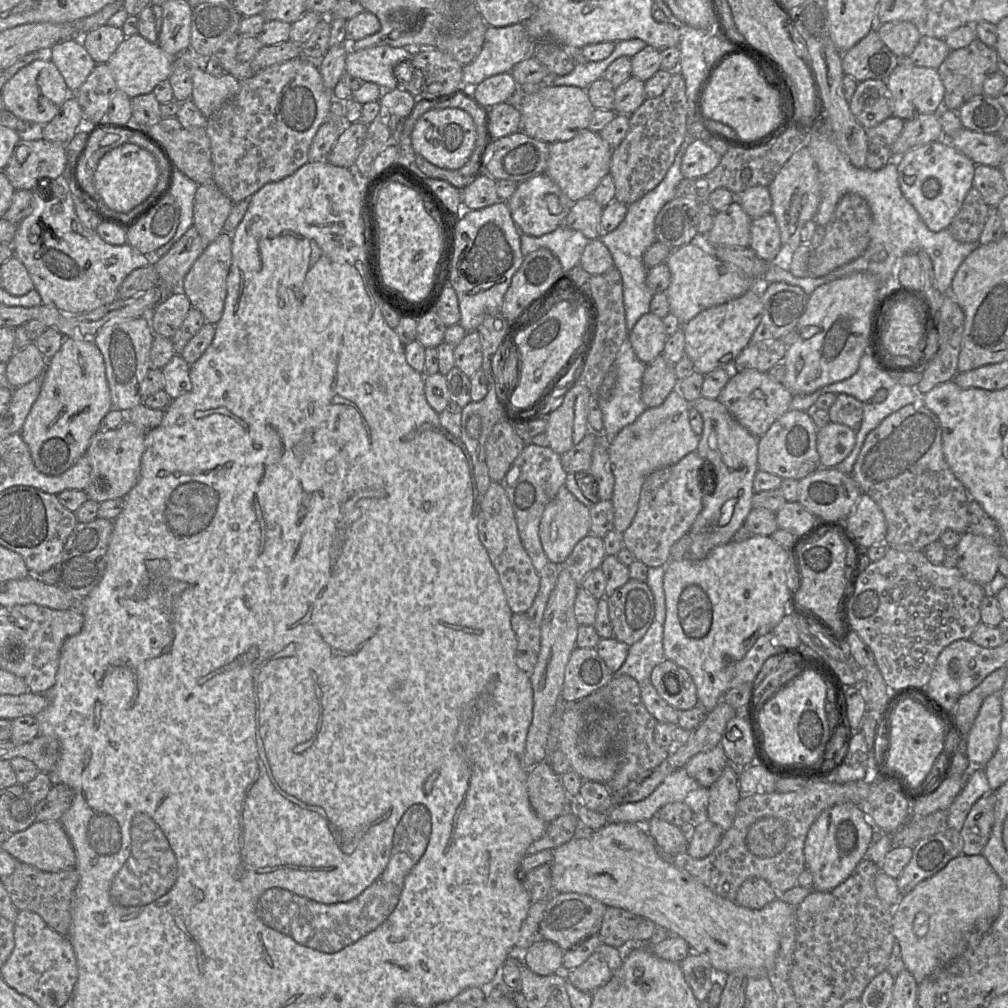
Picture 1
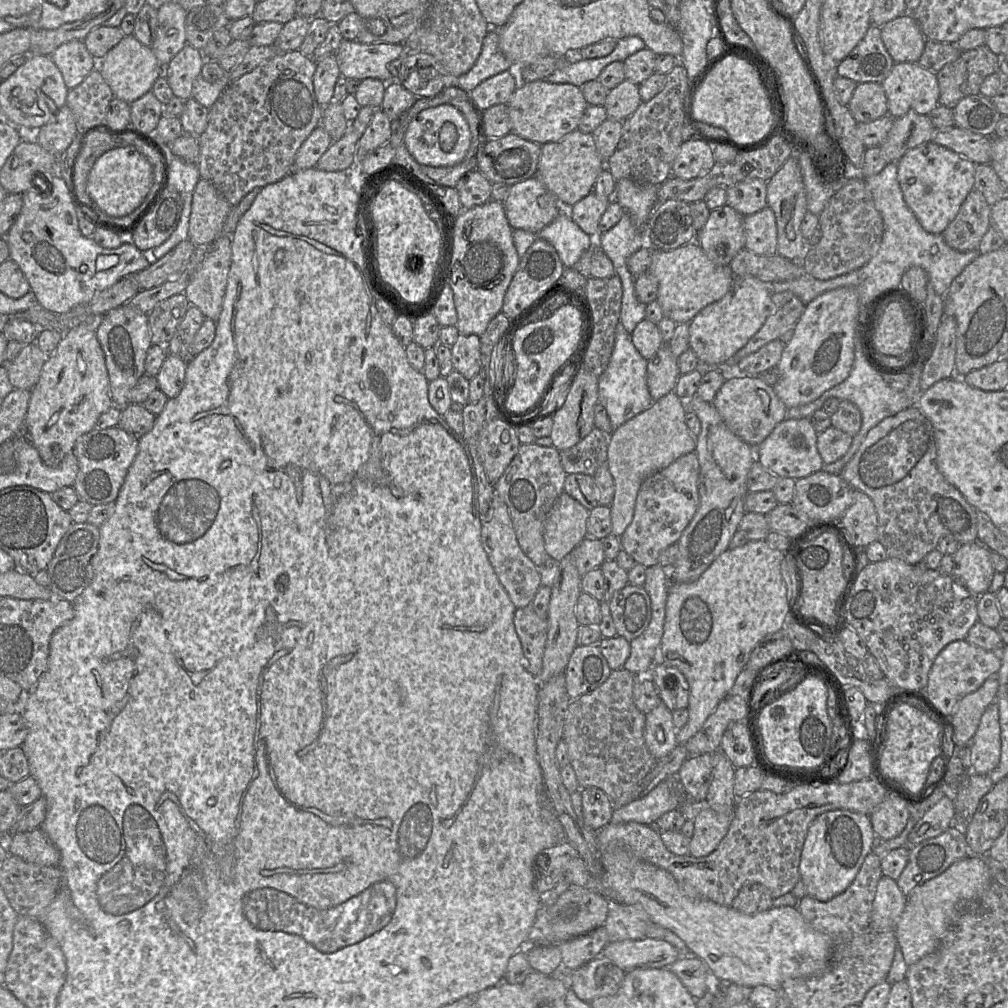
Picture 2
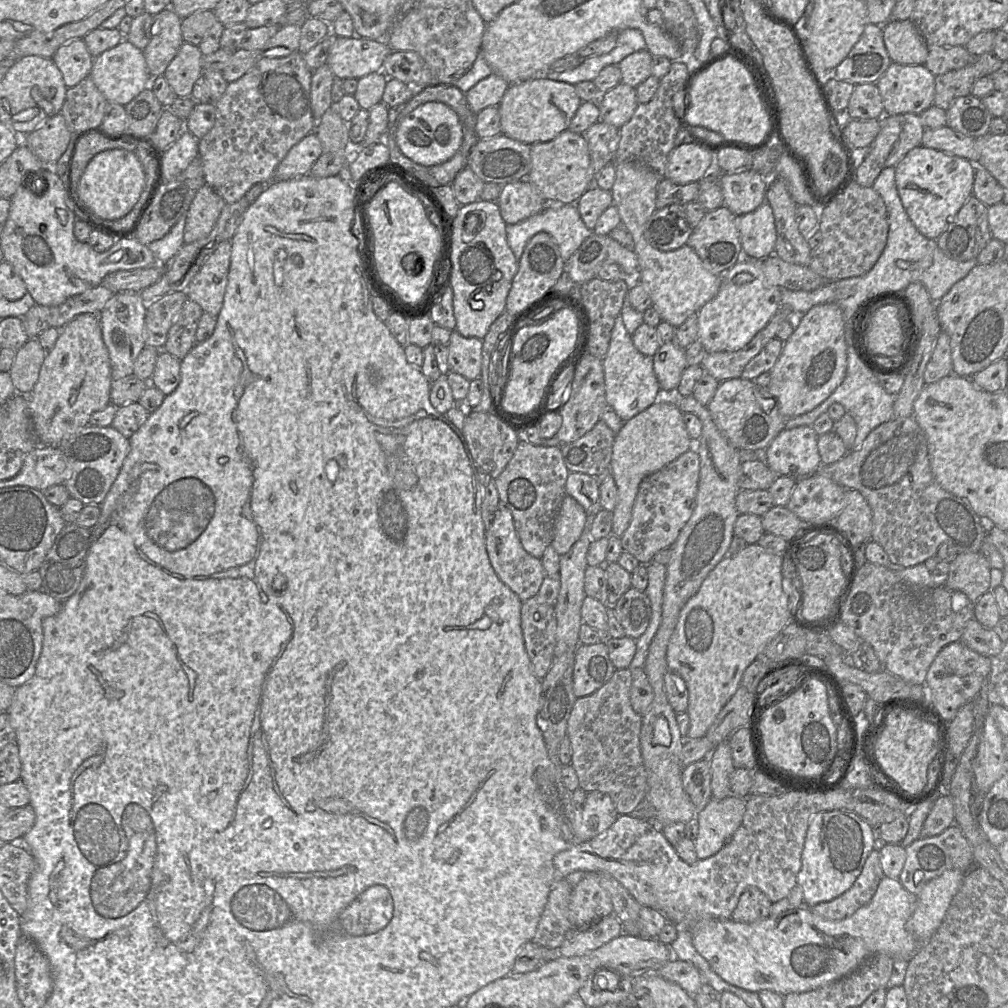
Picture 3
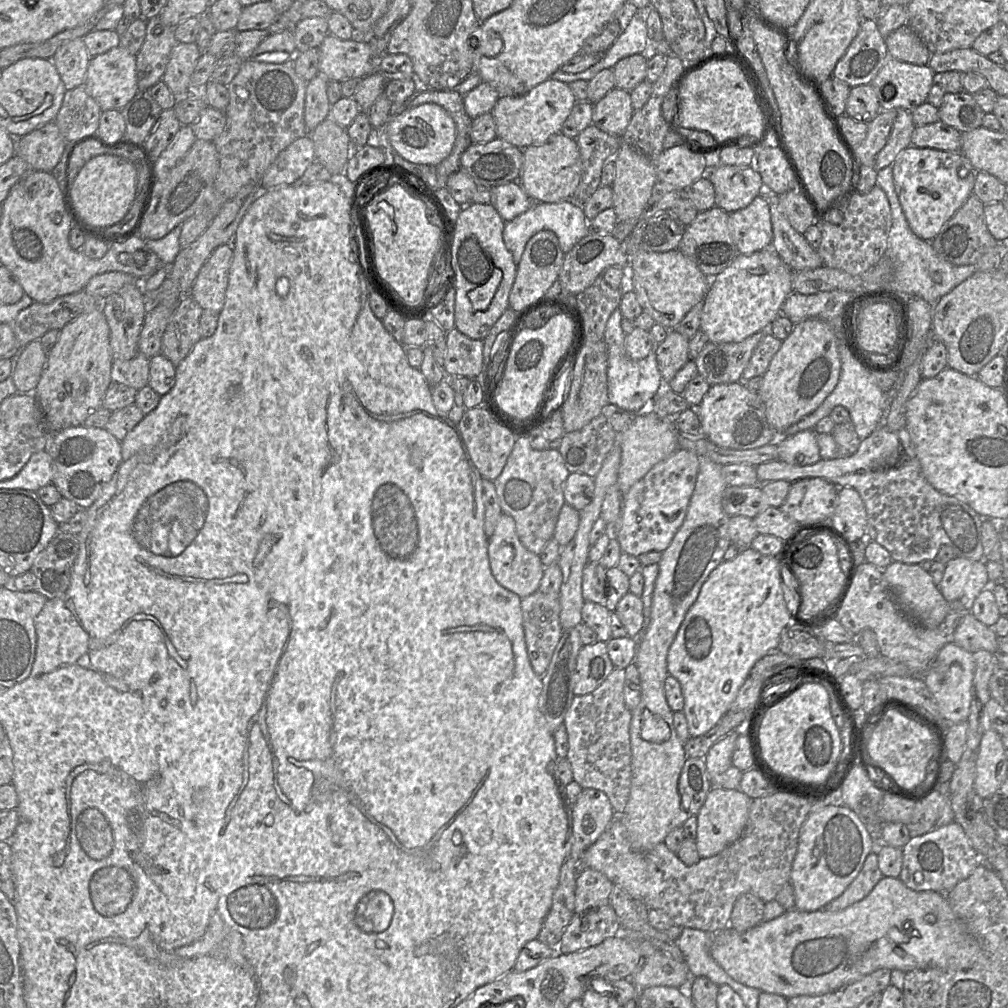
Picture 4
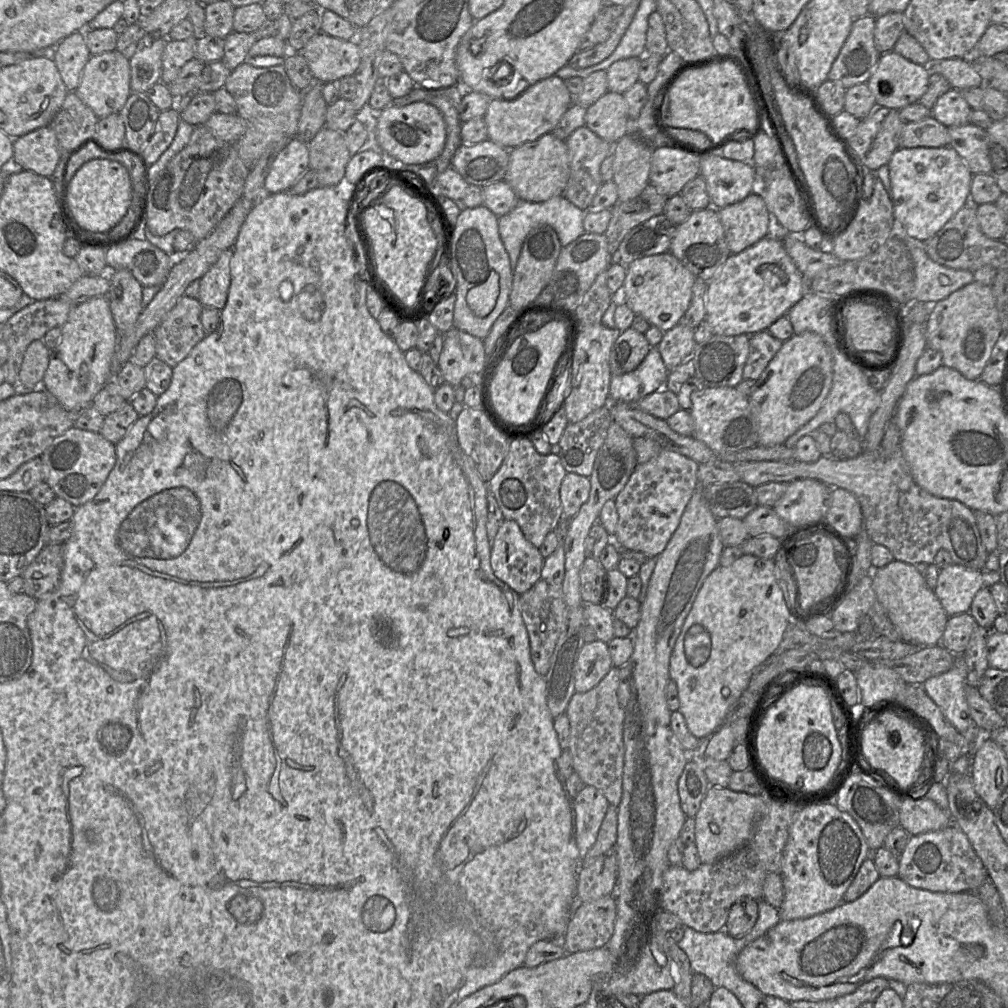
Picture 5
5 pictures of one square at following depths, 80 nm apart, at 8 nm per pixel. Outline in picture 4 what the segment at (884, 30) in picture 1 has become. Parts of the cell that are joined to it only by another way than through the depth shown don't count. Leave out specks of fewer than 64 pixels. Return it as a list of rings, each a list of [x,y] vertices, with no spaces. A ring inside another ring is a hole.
[[[904,24],[885,38],[888,56],[914,65],[926,65],[932,53],[919,36]]]

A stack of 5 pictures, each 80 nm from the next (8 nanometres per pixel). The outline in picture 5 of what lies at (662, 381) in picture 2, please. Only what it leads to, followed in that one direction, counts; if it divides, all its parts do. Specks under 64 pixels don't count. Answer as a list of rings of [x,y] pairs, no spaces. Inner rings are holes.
[[[678,323],[663,333],[657,348],[668,371],[692,356],[696,347],[694,331],[695,329]]]

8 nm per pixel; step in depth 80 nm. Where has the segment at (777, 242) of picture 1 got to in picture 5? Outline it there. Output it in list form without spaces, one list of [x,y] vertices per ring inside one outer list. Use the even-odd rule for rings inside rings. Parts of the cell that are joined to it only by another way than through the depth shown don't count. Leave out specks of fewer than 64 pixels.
[[[756,193],[717,210],[731,254],[738,254],[767,237],[774,228],[775,217]]]

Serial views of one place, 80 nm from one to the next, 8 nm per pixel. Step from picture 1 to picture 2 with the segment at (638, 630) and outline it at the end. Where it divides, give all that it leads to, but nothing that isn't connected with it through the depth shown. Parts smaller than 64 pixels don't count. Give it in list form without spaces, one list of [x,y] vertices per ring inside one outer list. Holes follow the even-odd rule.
[[[628,583],[614,593],[609,606],[617,635],[629,642],[642,635],[651,621],[651,599],[643,586]]]

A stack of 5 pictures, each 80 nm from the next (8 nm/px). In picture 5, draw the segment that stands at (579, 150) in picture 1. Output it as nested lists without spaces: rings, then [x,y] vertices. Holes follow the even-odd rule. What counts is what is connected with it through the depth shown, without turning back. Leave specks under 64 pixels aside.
[[[546,133],[535,141],[509,150],[508,169],[504,178],[519,200],[544,202],[562,195],[570,175],[569,153],[566,142]]]

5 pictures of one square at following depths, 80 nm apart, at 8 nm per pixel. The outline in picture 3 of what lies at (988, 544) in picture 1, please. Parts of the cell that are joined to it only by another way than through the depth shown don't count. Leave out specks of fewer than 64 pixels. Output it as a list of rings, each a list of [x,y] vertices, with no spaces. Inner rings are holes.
[[[980,551],[959,553],[950,562],[945,587],[950,591],[964,593],[975,603],[984,593],[990,591],[991,568]]]

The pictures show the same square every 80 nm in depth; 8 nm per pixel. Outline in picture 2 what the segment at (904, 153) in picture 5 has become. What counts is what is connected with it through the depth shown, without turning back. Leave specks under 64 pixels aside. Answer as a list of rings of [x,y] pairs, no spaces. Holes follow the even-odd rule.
[[[932,141],[908,150],[896,163],[907,206],[925,231],[942,234],[974,188],[976,164]]]

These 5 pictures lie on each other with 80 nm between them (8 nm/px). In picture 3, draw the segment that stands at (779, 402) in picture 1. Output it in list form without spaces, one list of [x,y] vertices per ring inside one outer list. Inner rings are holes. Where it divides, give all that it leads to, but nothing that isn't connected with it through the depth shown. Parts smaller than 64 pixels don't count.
[[[742,377],[720,382],[707,408],[723,436],[740,451],[763,452],[784,430],[788,420],[780,414],[776,400],[767,387]]]

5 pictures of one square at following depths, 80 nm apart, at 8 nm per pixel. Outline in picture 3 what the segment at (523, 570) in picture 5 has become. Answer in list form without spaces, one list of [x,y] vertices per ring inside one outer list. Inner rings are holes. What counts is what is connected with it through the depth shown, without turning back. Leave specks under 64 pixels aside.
[[[499,504],[490,527],[485,533],[486,549],[490,563],[499,579],[508,586],[521,602],[537,595],[544,580],[545,571],[541,562],[522,546],[510,510]]]

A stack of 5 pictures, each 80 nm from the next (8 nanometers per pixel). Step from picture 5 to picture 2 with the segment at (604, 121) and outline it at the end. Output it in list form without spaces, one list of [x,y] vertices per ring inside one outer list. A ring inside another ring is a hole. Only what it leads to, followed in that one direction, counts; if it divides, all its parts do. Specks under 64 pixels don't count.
[[[625,79],[609,91],[604,108],[608,119],[623,122],[636,111],[641,103],[639,85]]]

